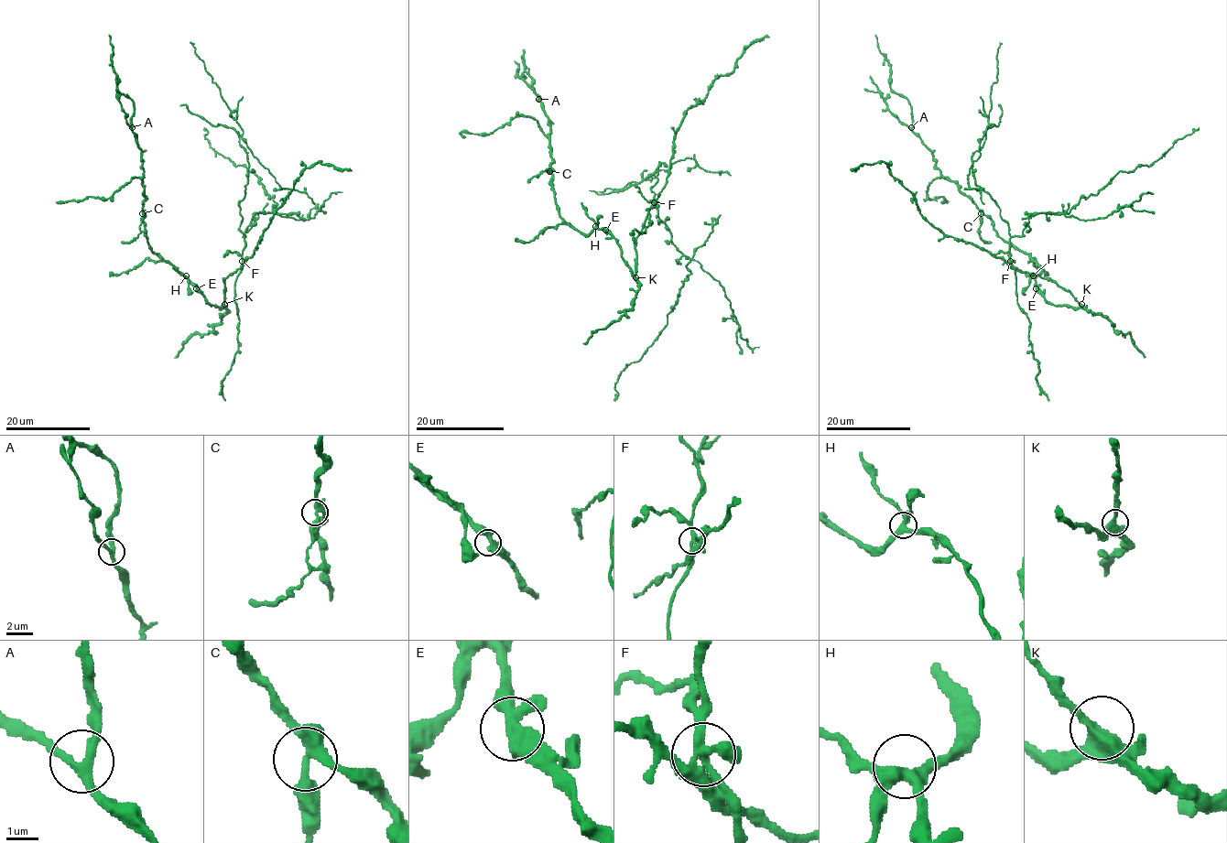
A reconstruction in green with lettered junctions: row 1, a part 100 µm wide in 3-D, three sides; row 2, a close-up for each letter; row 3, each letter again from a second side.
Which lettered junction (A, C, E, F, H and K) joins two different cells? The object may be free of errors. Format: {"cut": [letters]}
{"cut": ["F"]}

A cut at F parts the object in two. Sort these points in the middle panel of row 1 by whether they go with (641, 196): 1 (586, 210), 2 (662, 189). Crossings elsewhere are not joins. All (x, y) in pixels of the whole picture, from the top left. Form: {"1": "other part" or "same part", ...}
{"1": "other part", "2": "other part"}

